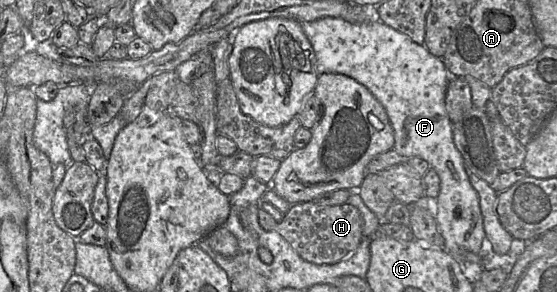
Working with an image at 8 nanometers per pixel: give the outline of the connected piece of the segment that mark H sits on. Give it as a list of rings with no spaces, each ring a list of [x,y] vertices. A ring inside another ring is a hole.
[[[313,201],[294,204],[281,222],[259,209],[258,218],[263,229],[278,232],[303,260],[314,264],[335,264],[343,260],[357,249],[363,239],[362,215],[348,203],[334,206]]]

